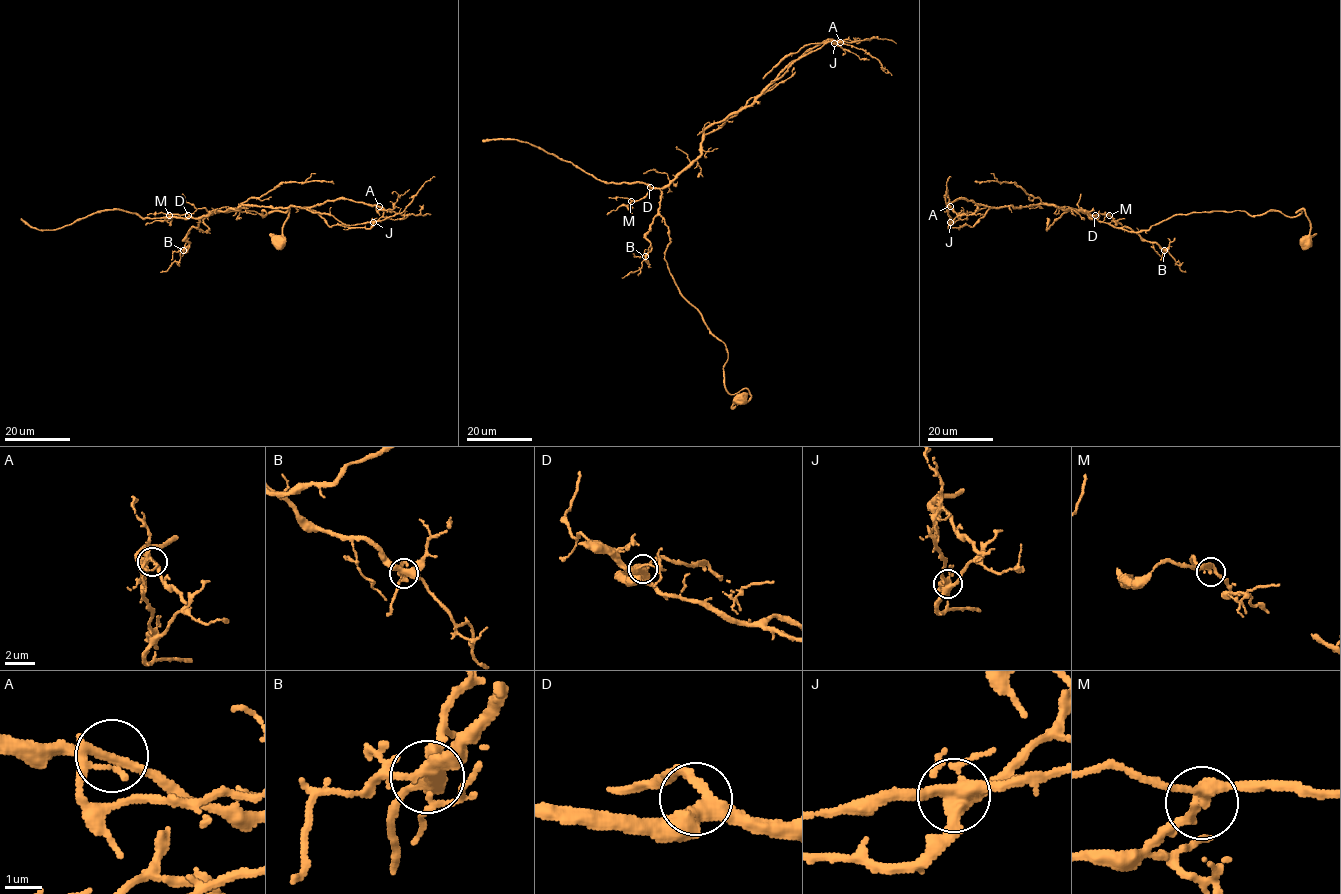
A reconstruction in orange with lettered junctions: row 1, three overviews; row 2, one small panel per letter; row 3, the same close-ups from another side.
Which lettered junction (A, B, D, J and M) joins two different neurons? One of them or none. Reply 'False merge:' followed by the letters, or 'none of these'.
False merge: J

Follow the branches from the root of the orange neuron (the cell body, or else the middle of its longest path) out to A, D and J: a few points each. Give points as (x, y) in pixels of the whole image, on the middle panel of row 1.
A: (742, 399), (725, 386), (725, 345), (669, 270), (660, 190), (707, 128), (840, 42)
D: (742, 399), (750, 398), (746, 388), (730, 394), (725, 386), (725, 345), (669, 270), (661, 191), (650, 187)
J: (742, 399), (746, 388), (725, 386), (725, 345), (669, 270), (660, 190), (701, 153), (707, 128), (834, 43)

